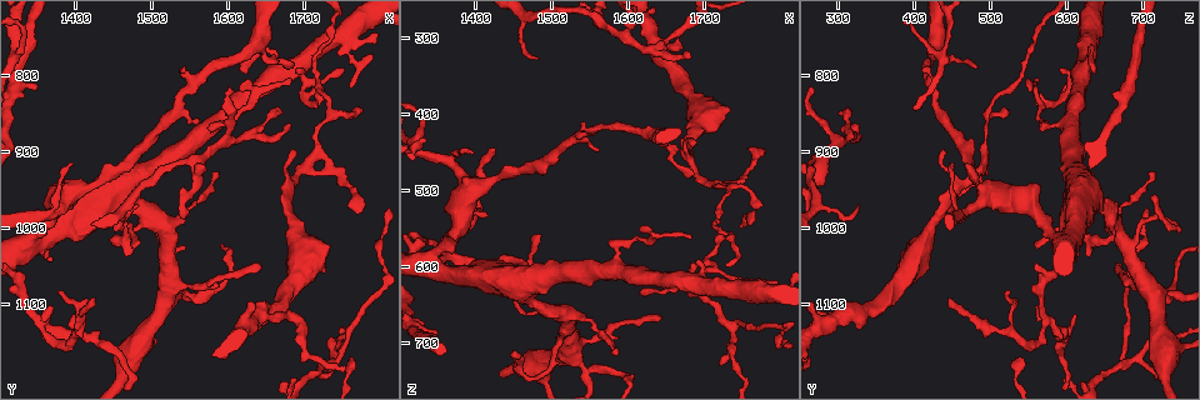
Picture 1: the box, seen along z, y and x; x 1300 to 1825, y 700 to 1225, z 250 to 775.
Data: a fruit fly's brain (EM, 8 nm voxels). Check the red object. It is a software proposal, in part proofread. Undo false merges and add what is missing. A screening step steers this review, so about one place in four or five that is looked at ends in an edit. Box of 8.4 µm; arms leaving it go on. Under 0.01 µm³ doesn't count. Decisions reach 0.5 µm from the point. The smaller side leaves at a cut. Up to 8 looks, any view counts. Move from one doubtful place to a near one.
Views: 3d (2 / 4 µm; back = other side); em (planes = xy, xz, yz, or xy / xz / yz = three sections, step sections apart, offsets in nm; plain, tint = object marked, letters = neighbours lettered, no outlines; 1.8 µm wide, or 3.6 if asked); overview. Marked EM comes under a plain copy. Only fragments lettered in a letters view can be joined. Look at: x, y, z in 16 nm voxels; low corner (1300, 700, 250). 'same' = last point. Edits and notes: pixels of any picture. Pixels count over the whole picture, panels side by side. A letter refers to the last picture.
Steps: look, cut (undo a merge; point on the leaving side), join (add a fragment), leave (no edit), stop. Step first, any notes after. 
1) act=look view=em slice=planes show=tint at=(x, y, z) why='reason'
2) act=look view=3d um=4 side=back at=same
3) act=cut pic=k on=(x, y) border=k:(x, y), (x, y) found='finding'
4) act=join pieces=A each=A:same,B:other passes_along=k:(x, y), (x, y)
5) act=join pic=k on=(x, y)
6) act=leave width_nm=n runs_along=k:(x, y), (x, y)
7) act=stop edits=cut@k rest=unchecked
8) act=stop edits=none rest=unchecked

act=look view=em um=3.6 slice=planes show=letters at=(1475, 1000, 745)

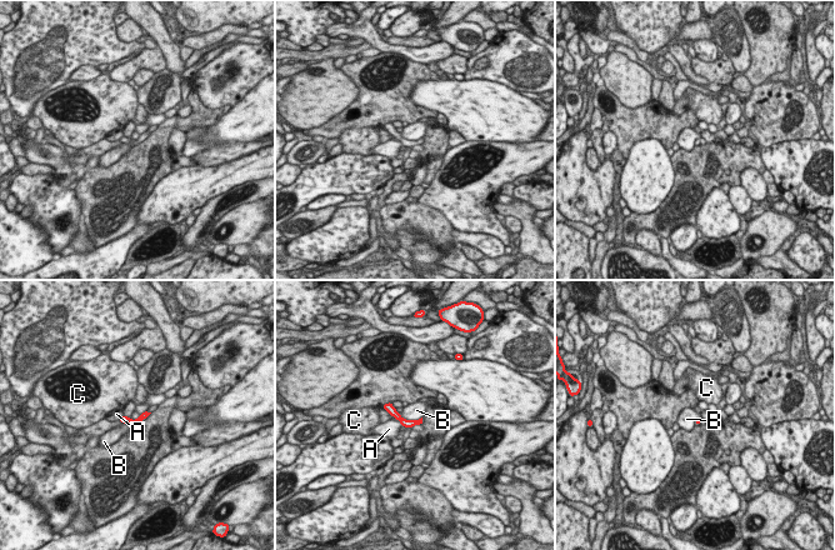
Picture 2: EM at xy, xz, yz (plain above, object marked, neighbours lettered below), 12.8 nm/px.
act=leave width_nm=60 longest_contact=B:320nm each=A:other,B:other,C:other found='one cell here'

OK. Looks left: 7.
act=look view=em slice=planes show=letters at=(1430, 1090, 445) why='thin end'

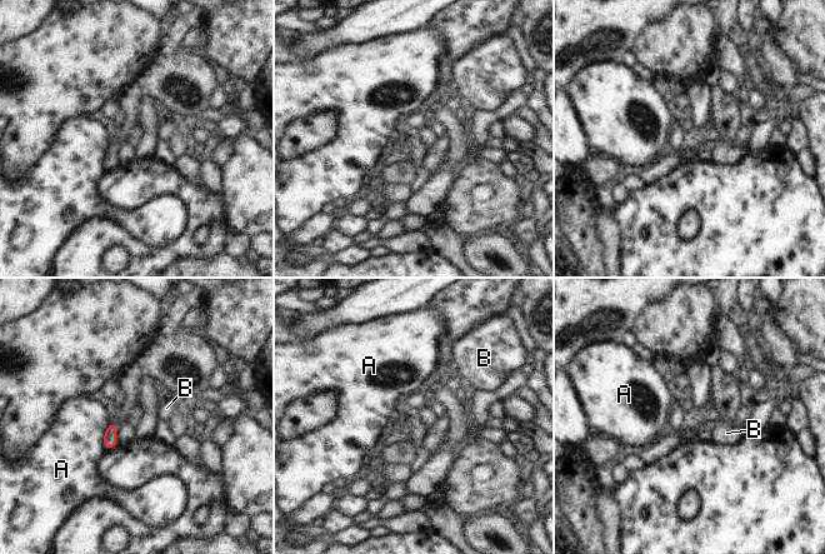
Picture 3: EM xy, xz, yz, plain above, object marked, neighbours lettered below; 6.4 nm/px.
act=leave each=A:other,B:other border=3:(109, 423), (103, 437), (106, 450) found='none of them fits'

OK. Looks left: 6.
act=look view=3d um=2 side=back at=(1690, 785, 620) why='side arm on a straight run'

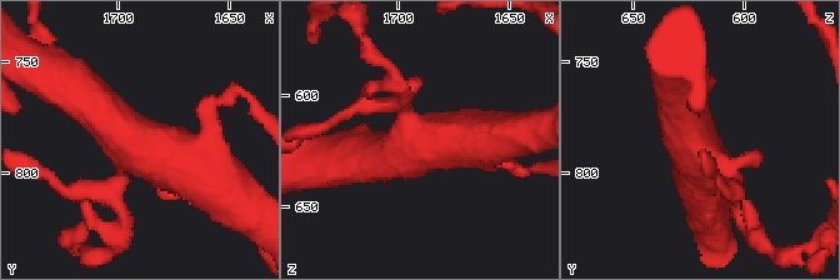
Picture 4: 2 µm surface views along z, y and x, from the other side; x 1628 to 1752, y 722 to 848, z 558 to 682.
act=look view=em slice=planes show=letters at=(1685, 788, 621)

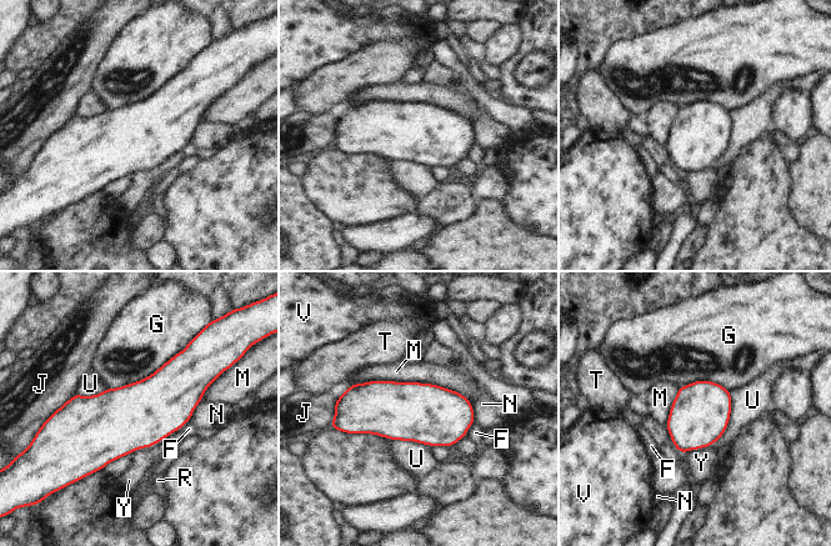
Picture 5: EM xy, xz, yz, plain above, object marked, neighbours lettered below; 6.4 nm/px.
act=leave each=F:other,G:other,J:other,M:other,N:other,R:other,T:other,U:other,V:other,Y:other border=5:(350, 384), (436, 384), (470, 401) found='one cell here'

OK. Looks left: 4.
act=stop edits=none rest=unchecked

